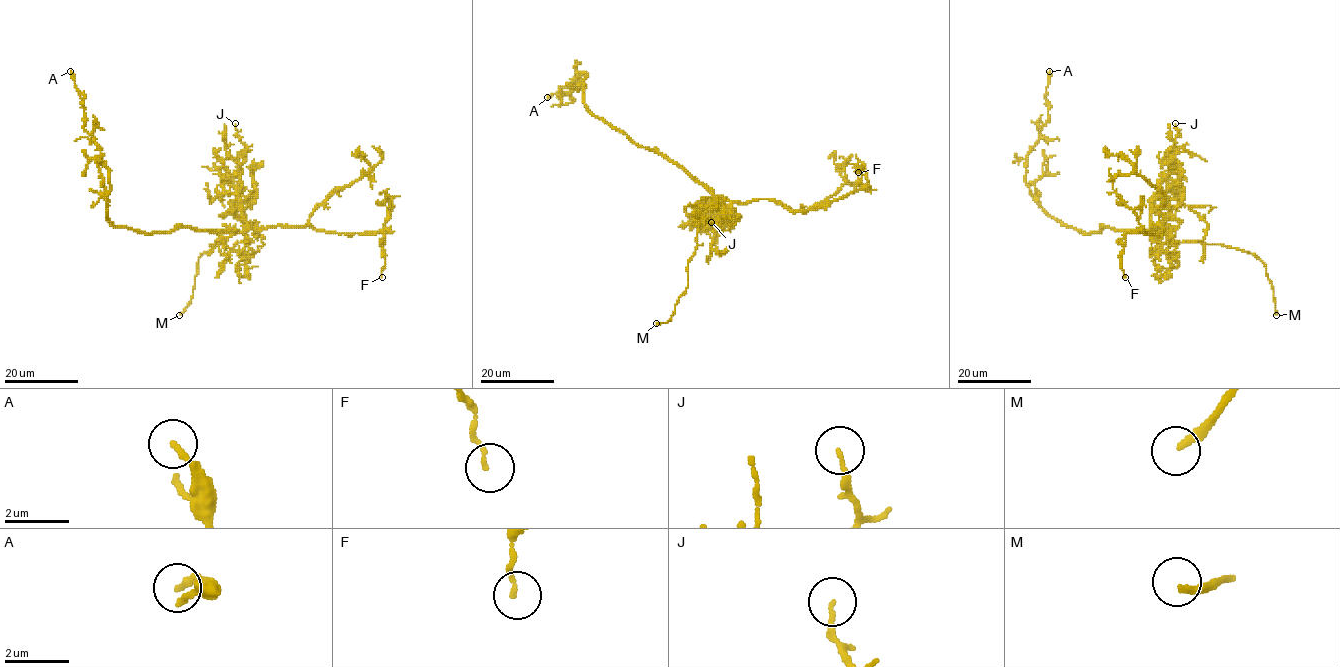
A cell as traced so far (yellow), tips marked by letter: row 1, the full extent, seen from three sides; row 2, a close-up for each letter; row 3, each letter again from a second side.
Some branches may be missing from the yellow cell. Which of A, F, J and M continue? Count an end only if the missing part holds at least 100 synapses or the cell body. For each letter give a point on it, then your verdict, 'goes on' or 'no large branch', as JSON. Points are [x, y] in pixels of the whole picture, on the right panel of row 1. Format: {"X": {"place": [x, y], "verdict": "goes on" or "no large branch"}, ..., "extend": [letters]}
{"A": {"place": [1049, 71], "verdict": "no large branch"}, "F": {"place": [1125, 277], "verdict": "no large branch"}, "J": {"place": [1175, 123], "verdict": "no large branch"}, "M": {"place": [1276, 315], "verdict": "goes on"}, "extend": ["M"]}

